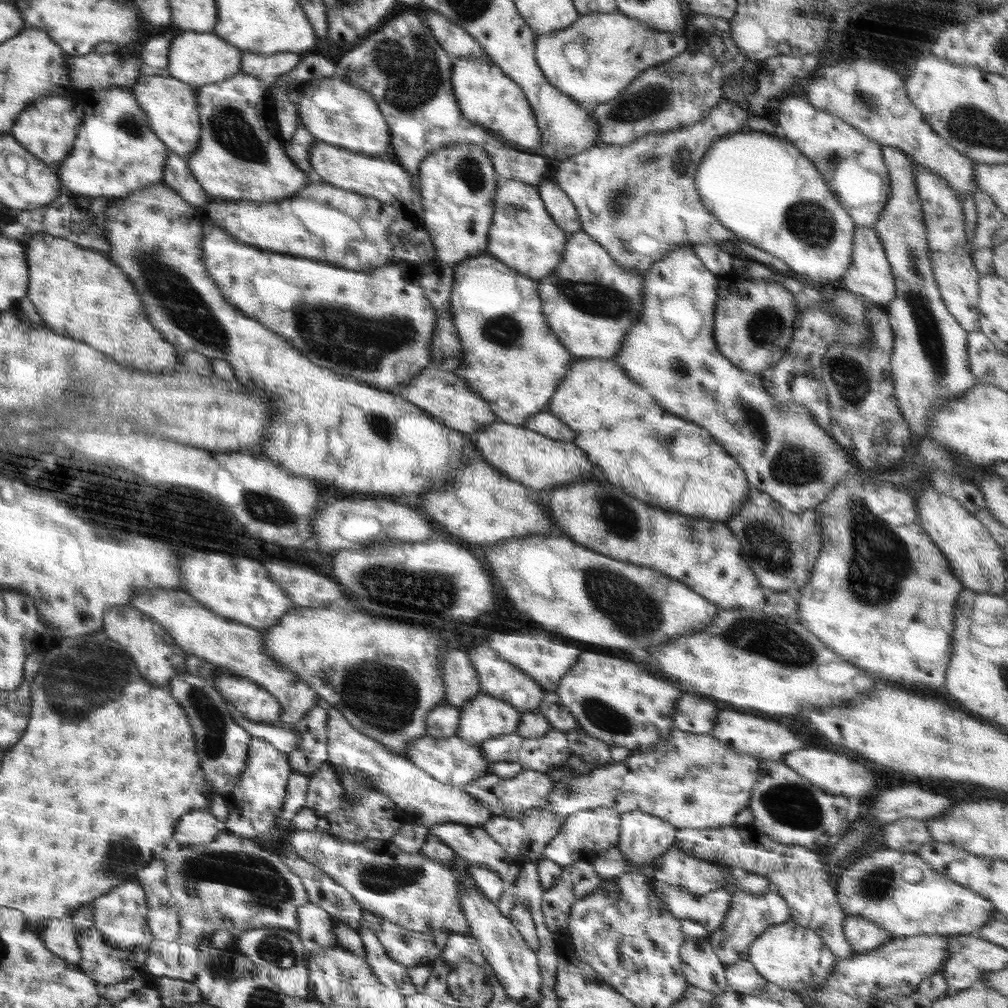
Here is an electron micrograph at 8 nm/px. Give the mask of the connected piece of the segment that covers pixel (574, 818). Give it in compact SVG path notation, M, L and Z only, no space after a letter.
M596 808L582 810L566 817L556 837L542 851L542 858L552 860L563 867L573 865L580 860L592 862L598 853L619 844L621 816L613 808Z

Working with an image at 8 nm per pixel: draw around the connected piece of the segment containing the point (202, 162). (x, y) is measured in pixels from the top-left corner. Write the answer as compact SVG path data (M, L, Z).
M240 72L226 80L196 88L198 115L200 115L200 145L186 156L188 169L204 191L212 198L250 200L250 202L278 202L296 196L312 182L321 183L316 174L306 173L284 151L286 140L277 131L272 108L273 94L268 81Z

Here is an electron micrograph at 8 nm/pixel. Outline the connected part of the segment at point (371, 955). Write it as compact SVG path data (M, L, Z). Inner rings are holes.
M362 922L362 928L357 931L362 937L364 951L366 951L366 962L371 966L378 980L387 987L393 988L404 997L418 993L409 974L409 968L401 962L392 960L387 955L386 949L380 944L379 938L368 927L366 922Z

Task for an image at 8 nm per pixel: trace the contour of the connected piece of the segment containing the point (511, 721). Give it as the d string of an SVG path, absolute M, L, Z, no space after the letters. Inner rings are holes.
M490 695L474 696L460 709L456 735L476 742L514 733L522 720L522 712L508 701Z

